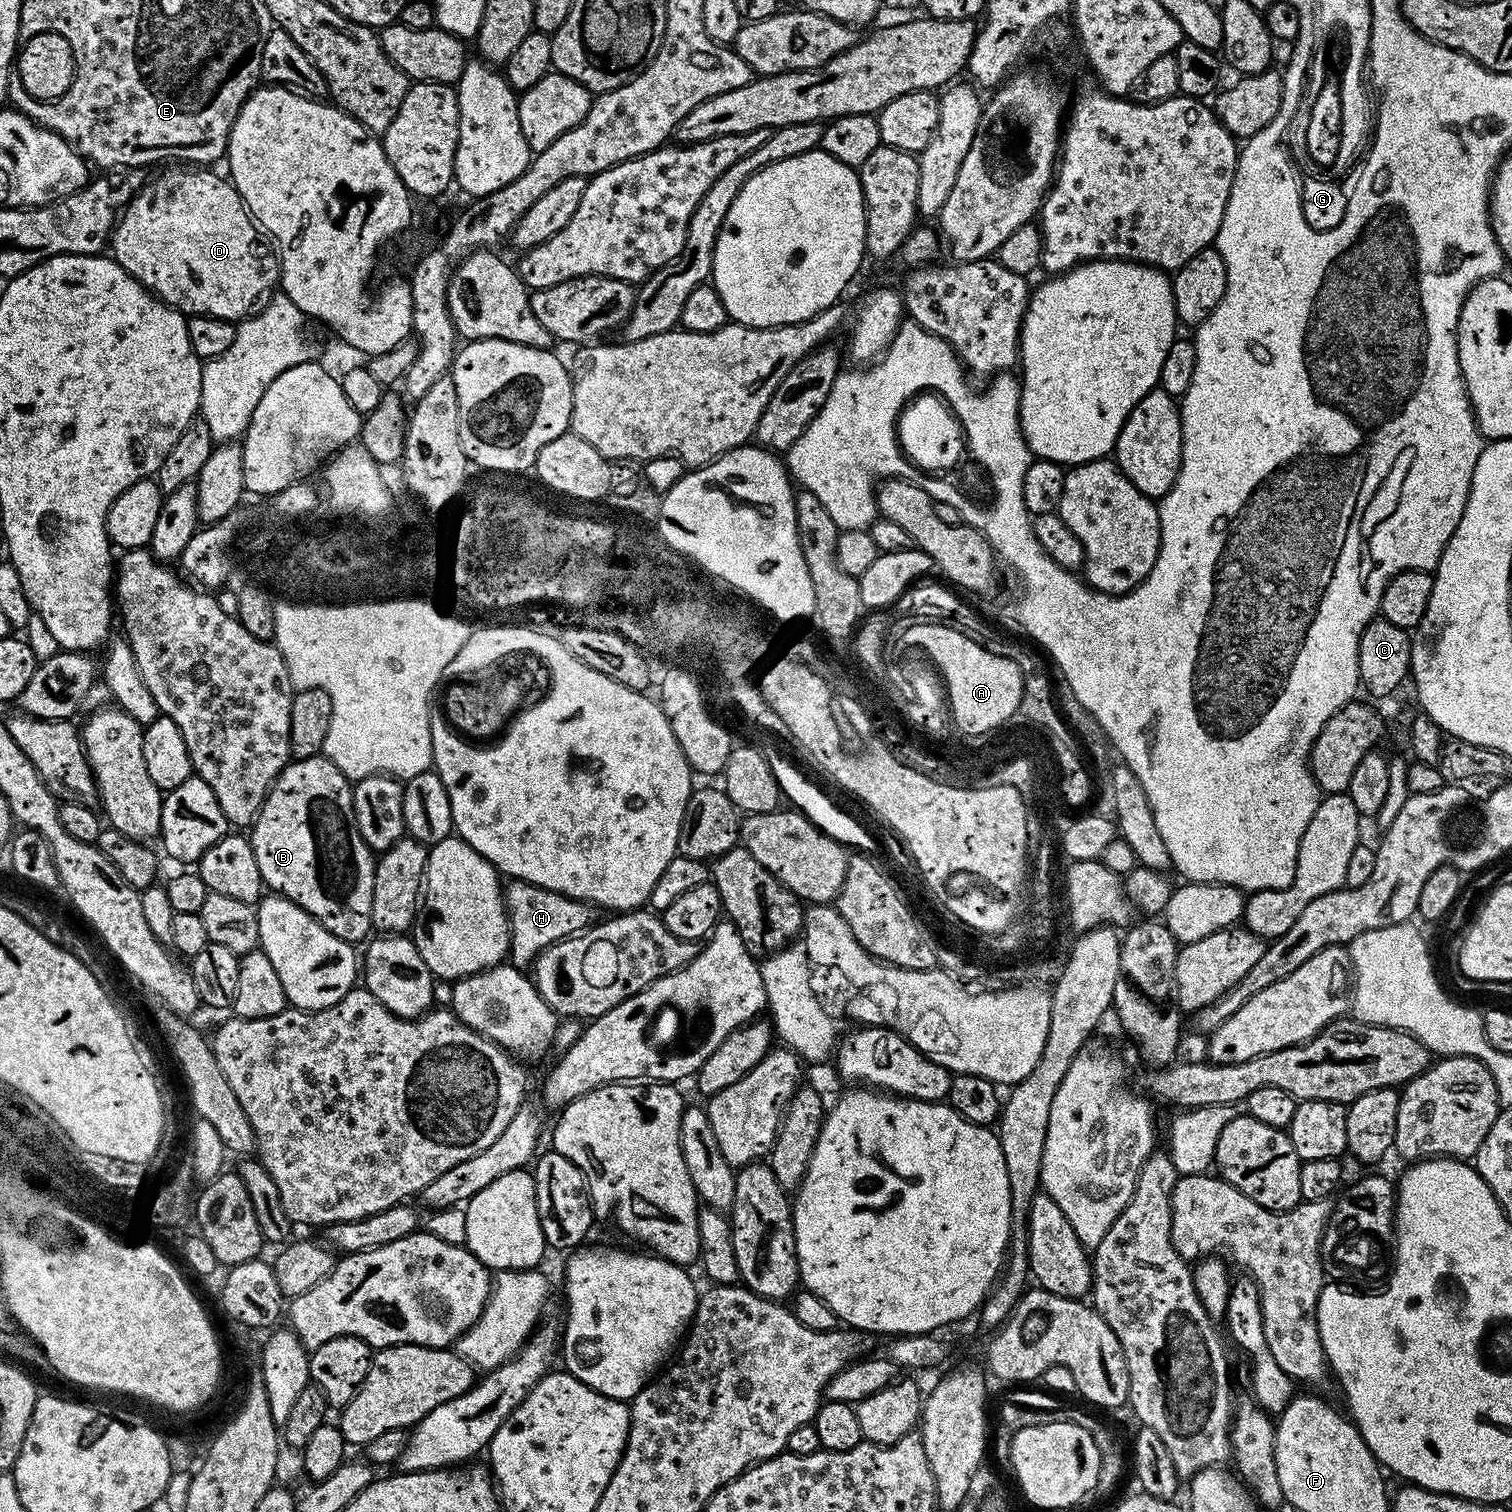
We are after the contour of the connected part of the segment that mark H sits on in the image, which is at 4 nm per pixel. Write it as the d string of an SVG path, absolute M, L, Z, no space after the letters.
M509 879L504 888L504 911L508 914L510 963L521 970L531 969L536 955L559 940L577 935L593 923L593 905L575 900L548 888L539 888L525 880Z

